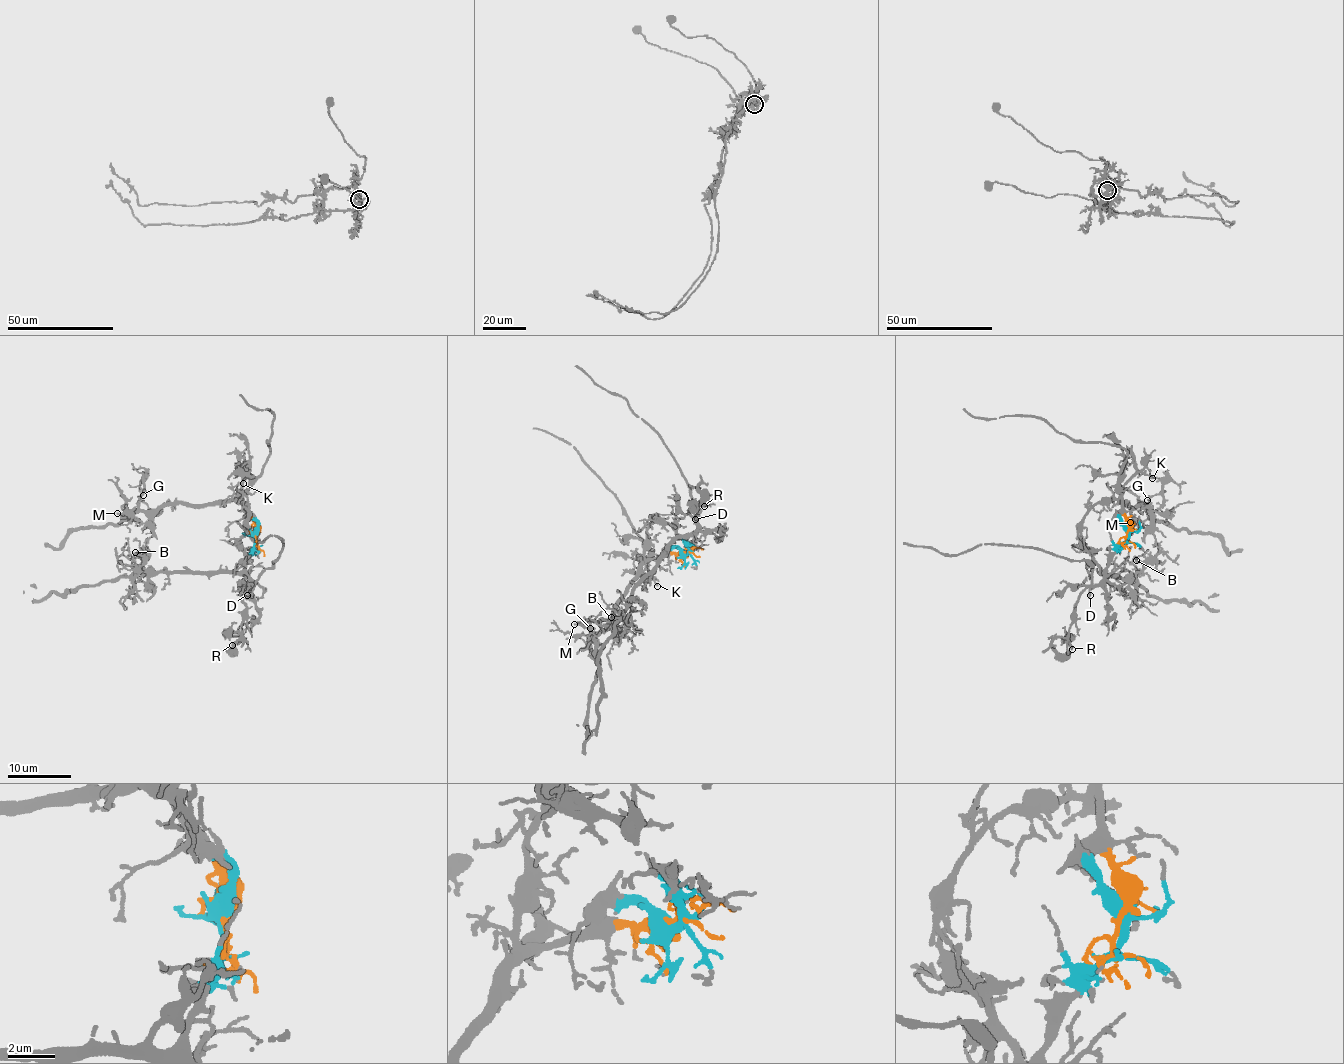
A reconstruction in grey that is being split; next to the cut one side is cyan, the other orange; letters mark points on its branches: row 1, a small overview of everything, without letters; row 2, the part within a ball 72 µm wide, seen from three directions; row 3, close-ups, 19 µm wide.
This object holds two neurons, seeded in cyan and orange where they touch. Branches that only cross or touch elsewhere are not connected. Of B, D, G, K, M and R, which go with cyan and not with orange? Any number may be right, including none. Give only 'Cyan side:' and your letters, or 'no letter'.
Cyan side: B, D, R

